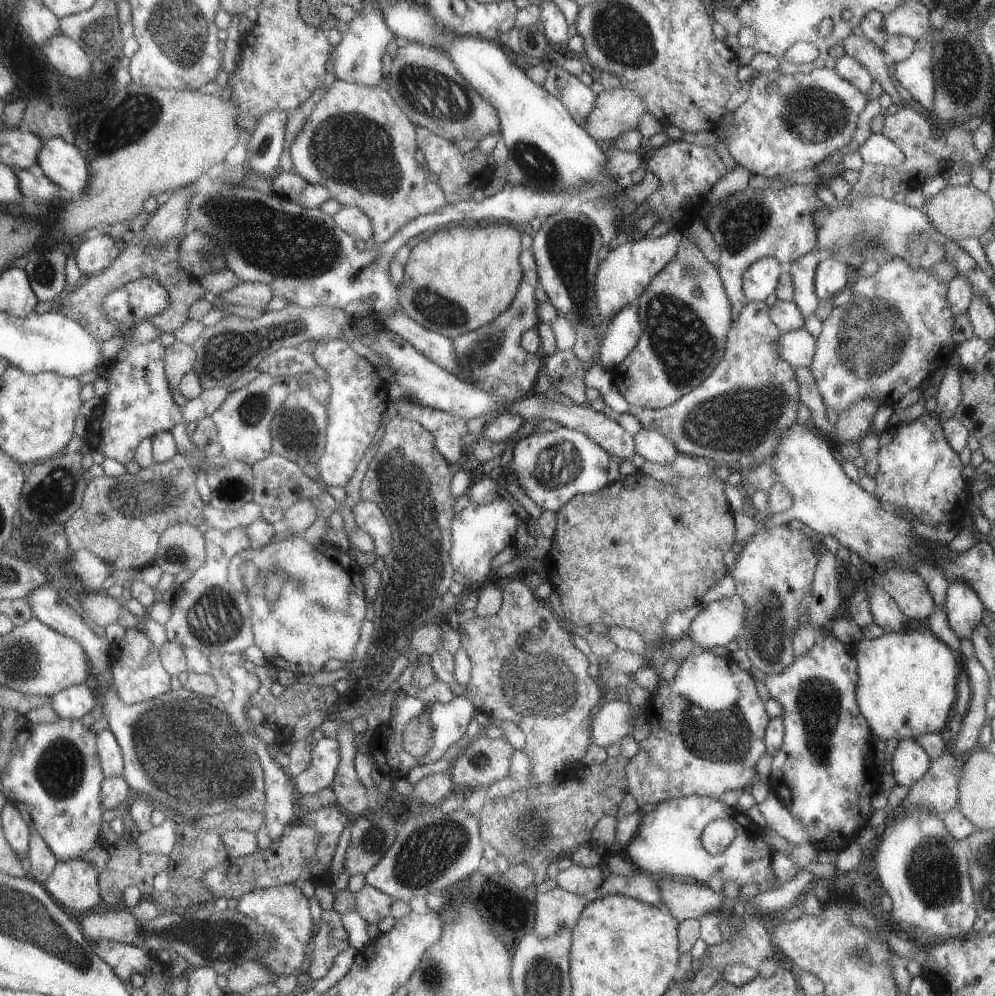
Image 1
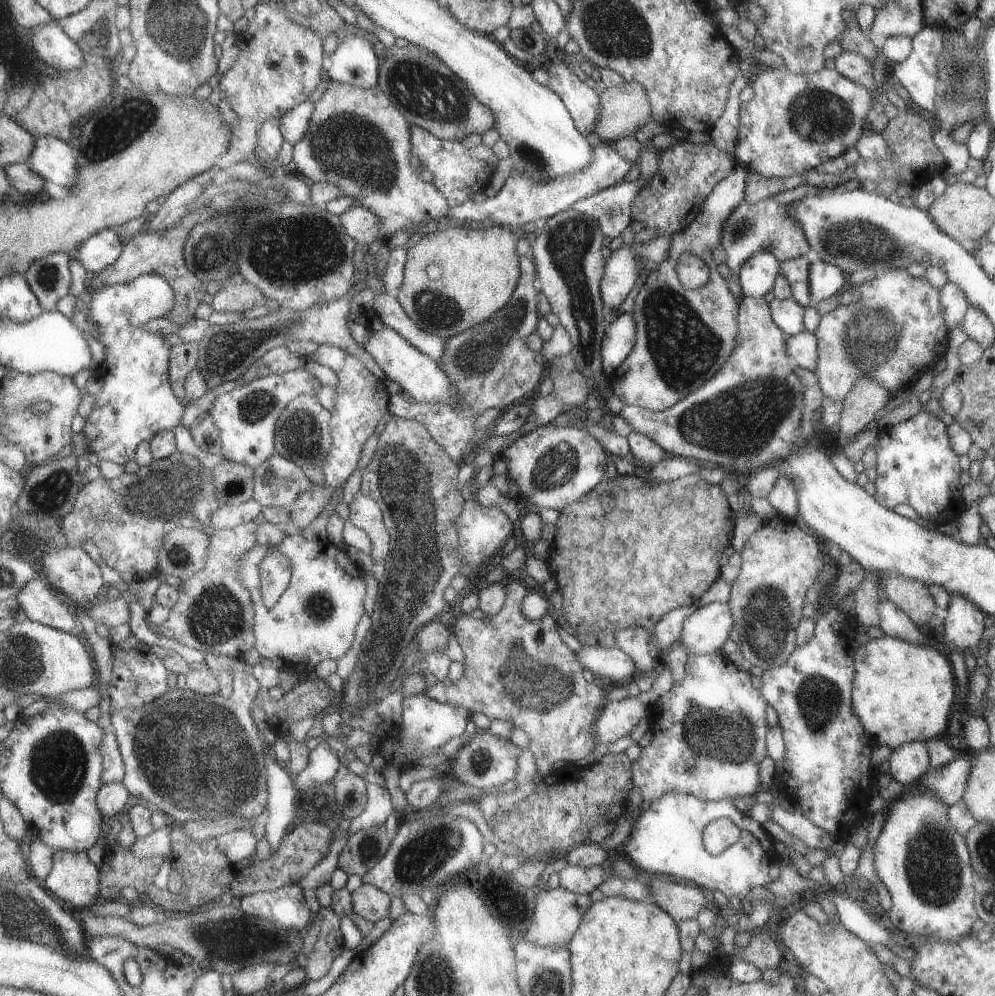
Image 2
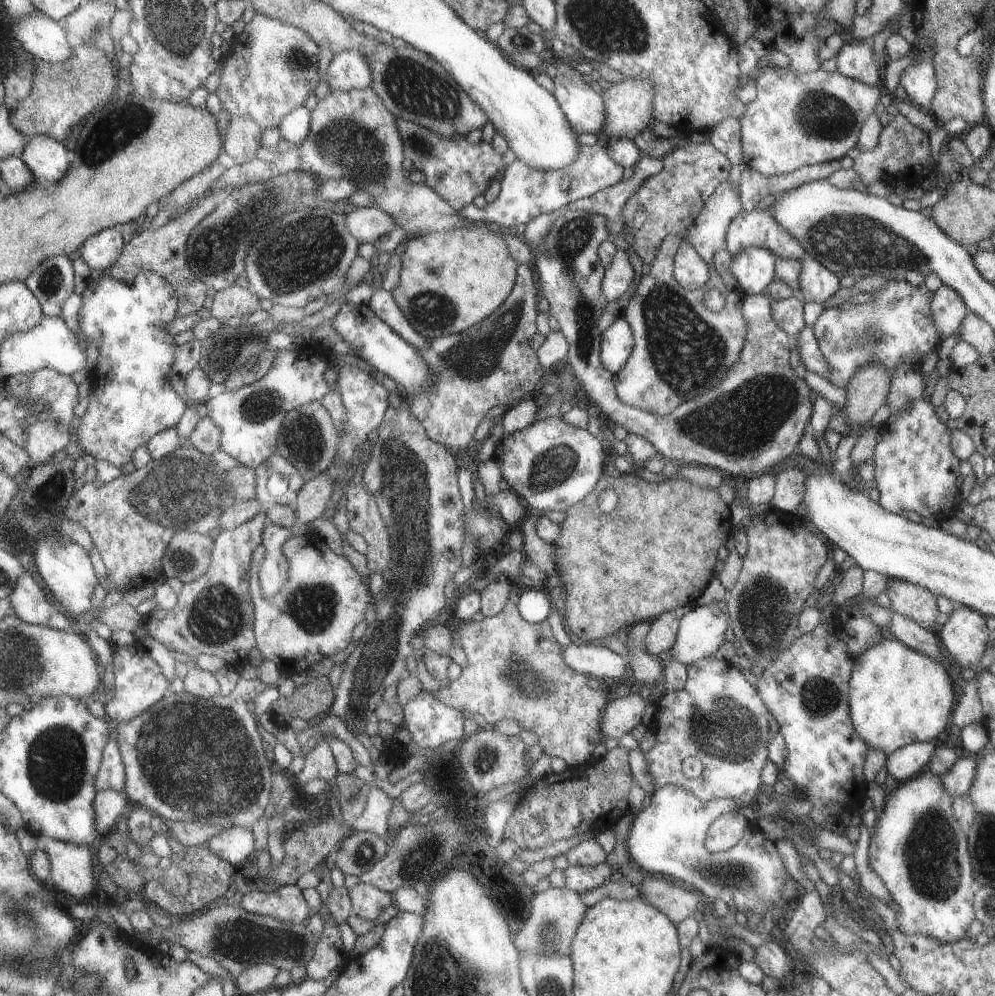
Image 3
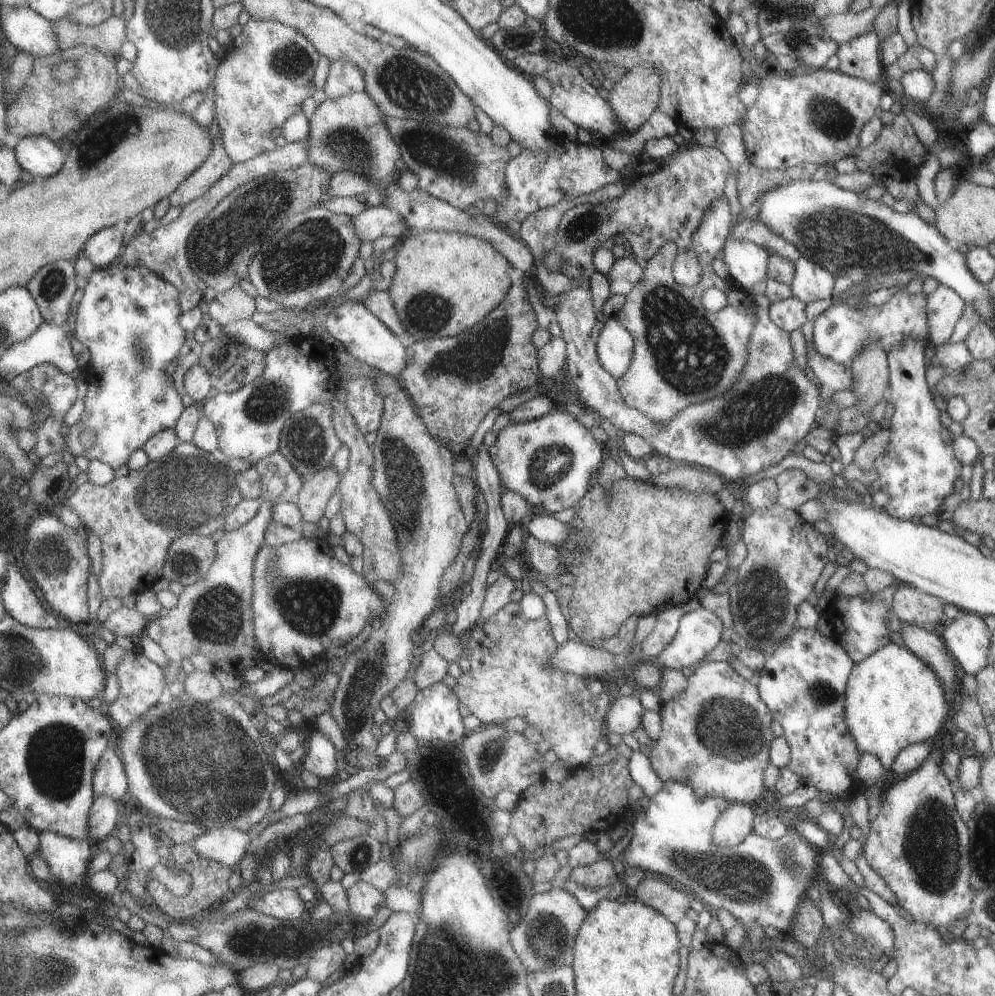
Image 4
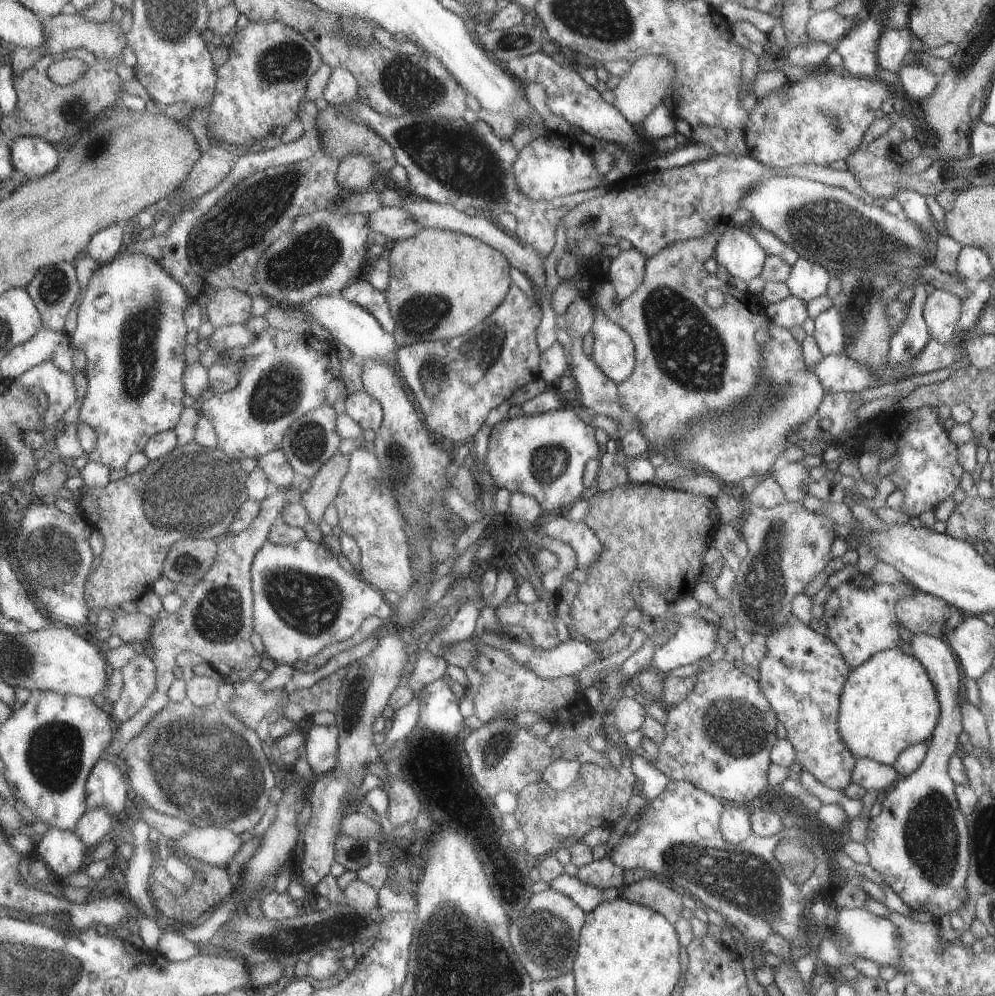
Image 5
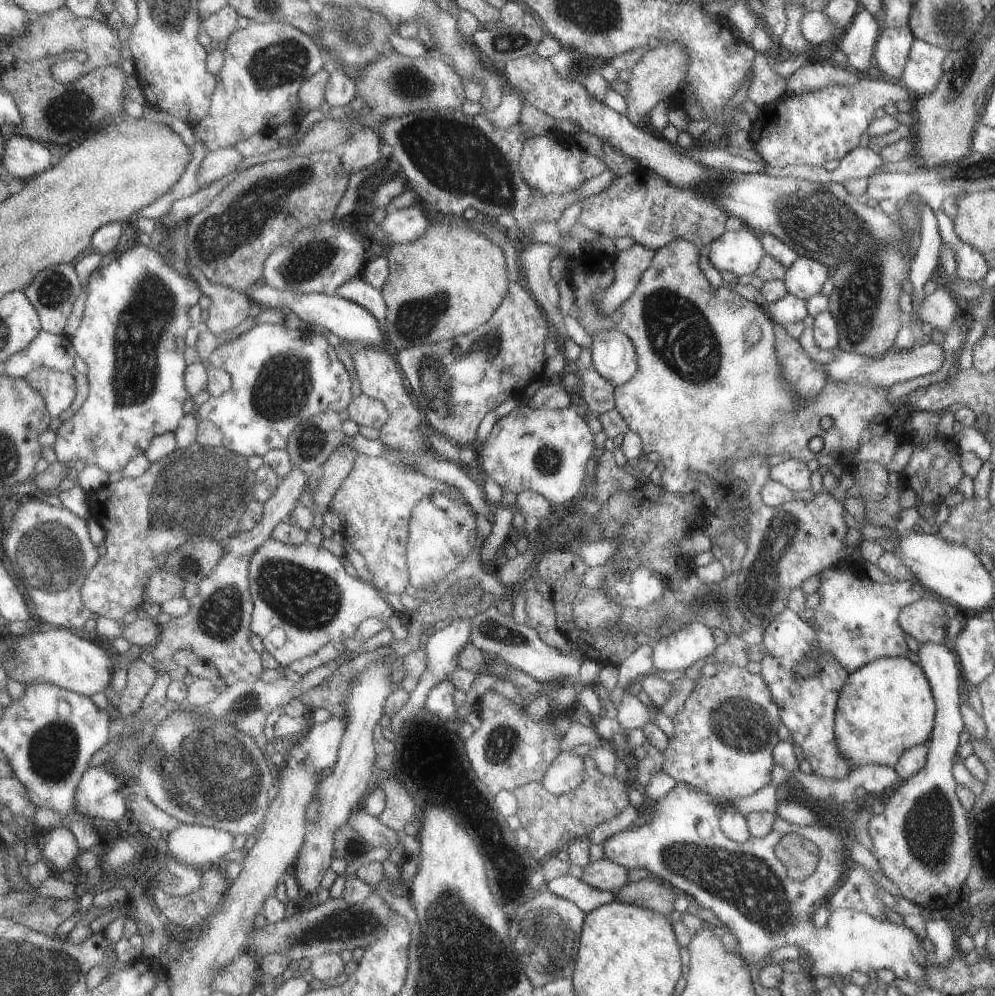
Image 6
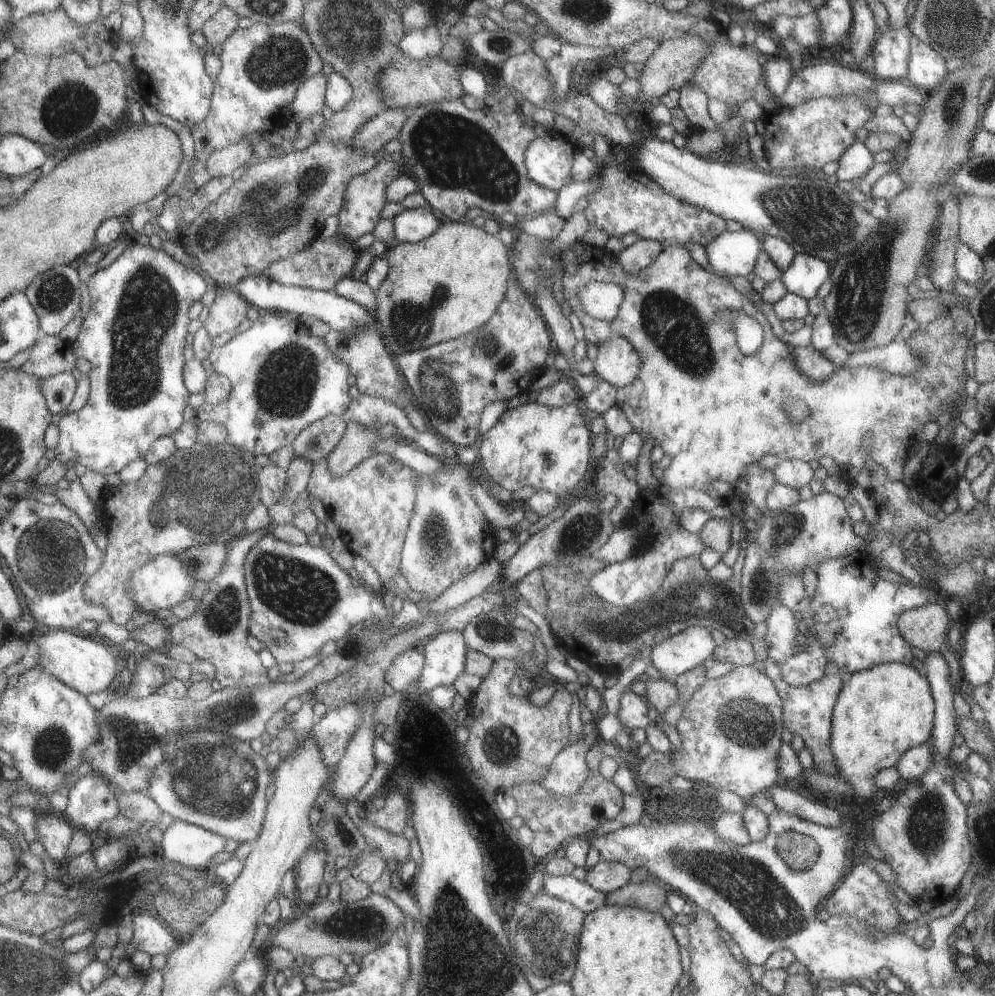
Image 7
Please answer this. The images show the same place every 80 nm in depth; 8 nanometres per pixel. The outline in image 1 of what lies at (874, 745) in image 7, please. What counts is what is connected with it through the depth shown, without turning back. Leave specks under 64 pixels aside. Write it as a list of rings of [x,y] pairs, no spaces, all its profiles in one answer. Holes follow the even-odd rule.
[[[911,629],[884,632],[873,639],[863,637],[852,647],[857,675],[854,688],[855,702],[873,738],[883,742],[892,739],[903,741],[916,739],[922,734],[939,733],[946,727],[949,710],[956,700],[955,684],[959,674],[956,655],[948,648],[933,634]]]

